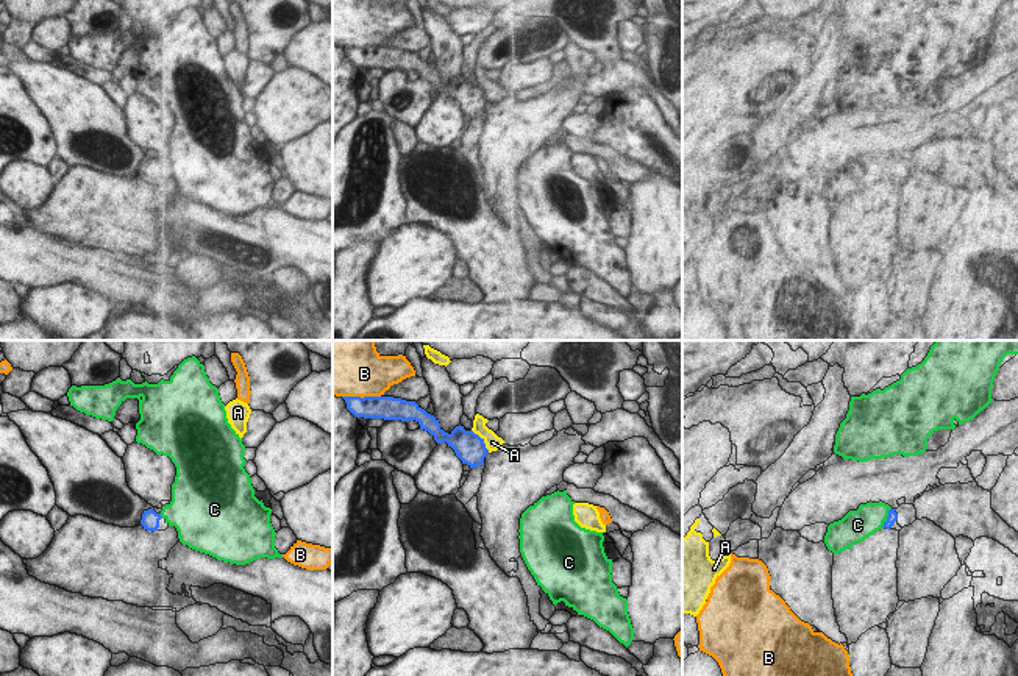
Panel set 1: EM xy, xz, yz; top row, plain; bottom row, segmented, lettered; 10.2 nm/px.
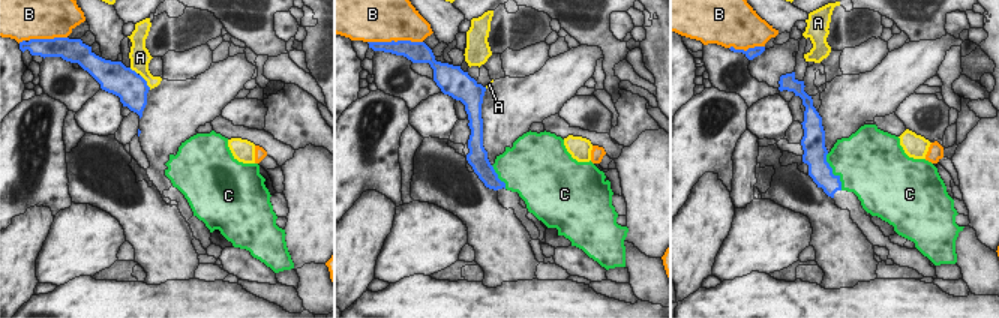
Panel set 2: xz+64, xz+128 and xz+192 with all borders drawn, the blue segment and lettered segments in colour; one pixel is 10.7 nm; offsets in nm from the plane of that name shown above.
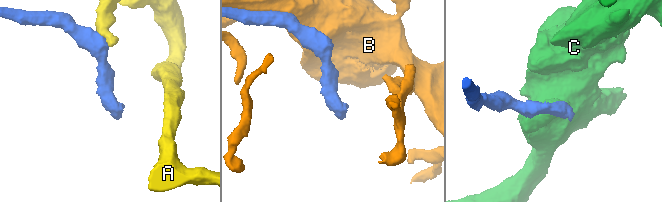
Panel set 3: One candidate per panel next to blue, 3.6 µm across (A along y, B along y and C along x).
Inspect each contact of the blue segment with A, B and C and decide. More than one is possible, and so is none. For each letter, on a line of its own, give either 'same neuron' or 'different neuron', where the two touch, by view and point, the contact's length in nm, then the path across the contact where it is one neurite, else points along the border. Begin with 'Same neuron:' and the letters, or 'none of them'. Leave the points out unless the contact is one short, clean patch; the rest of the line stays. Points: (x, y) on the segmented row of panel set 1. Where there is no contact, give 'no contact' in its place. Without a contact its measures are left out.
Same neuron: none of them
A: different neuron; meets blue in xz at (483, 441); contact 300 nm long; border along xz (472, 430), (489, 451)
B: different neuron; meets blue in xz at (359, 397); contact 400 nm long
C: different neuron; meets blue in yz at (887, 517); contact 240 nm long

